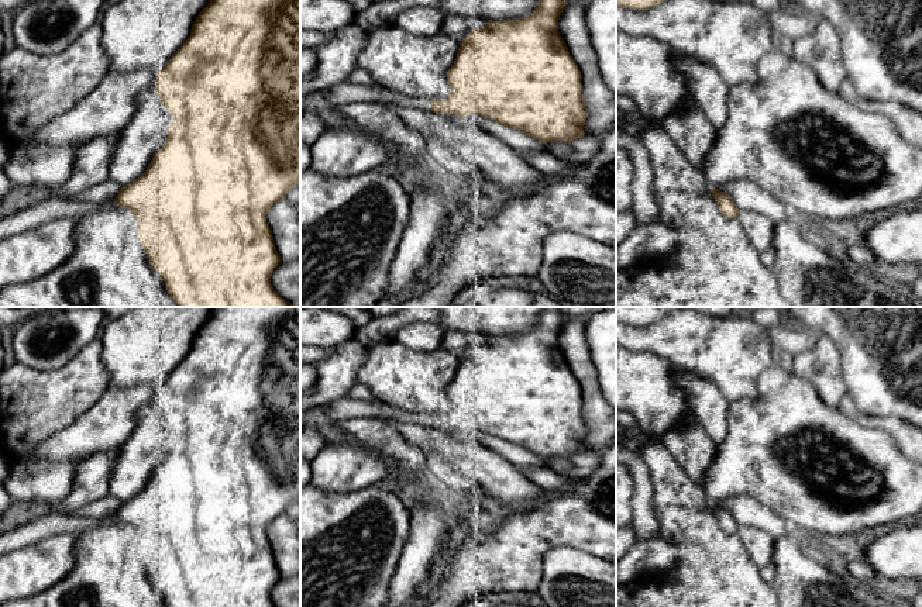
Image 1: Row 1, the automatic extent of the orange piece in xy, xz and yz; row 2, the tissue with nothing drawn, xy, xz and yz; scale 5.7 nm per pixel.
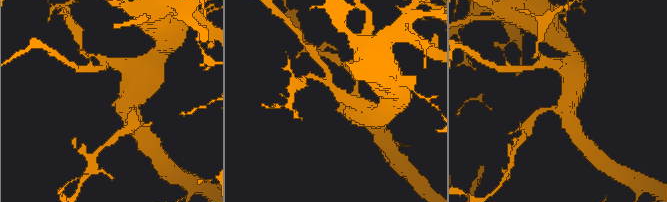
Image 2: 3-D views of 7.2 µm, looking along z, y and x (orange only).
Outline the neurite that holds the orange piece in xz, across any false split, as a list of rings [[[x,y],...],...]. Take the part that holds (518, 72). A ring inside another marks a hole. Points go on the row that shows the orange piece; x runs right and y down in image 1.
[[[539,0],[533,13],[522,20],[492,21],[472,30],[461,42],[457,58],[448,69],[451,87],[445,99],[419,99],[383,86],[364,86],[350,82],[327,87],[330,104],[391,103],[437,114],[465,117],[477,114],[517,130],[541,144],[567,142],[584,135],[588,117],[582,75],[558,32],[558,20],[567,0]]]

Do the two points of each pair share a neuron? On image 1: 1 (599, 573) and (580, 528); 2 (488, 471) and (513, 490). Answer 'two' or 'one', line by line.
1: two
2: one

